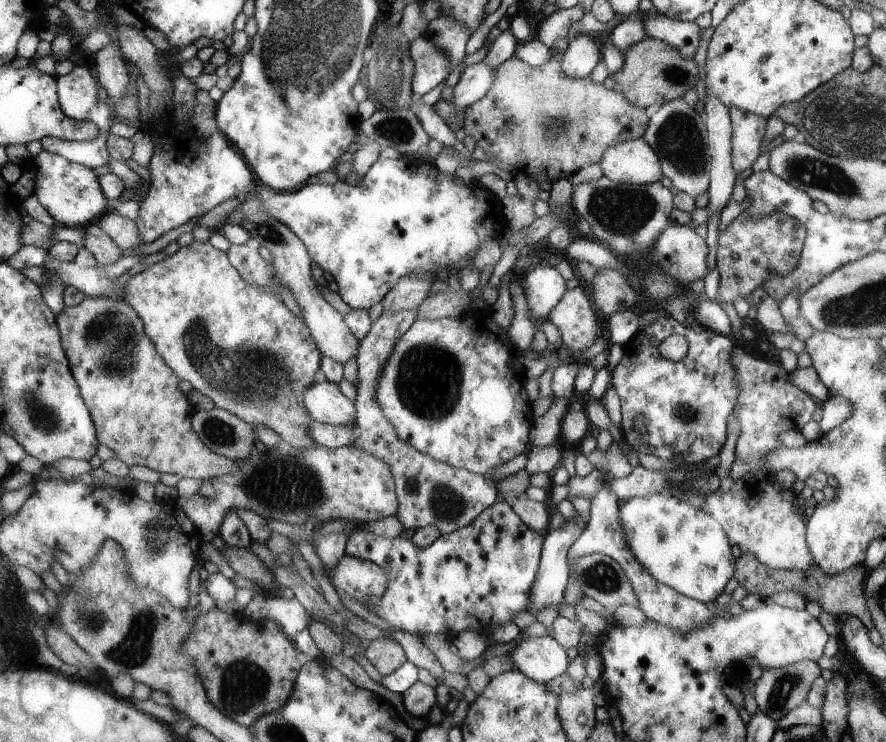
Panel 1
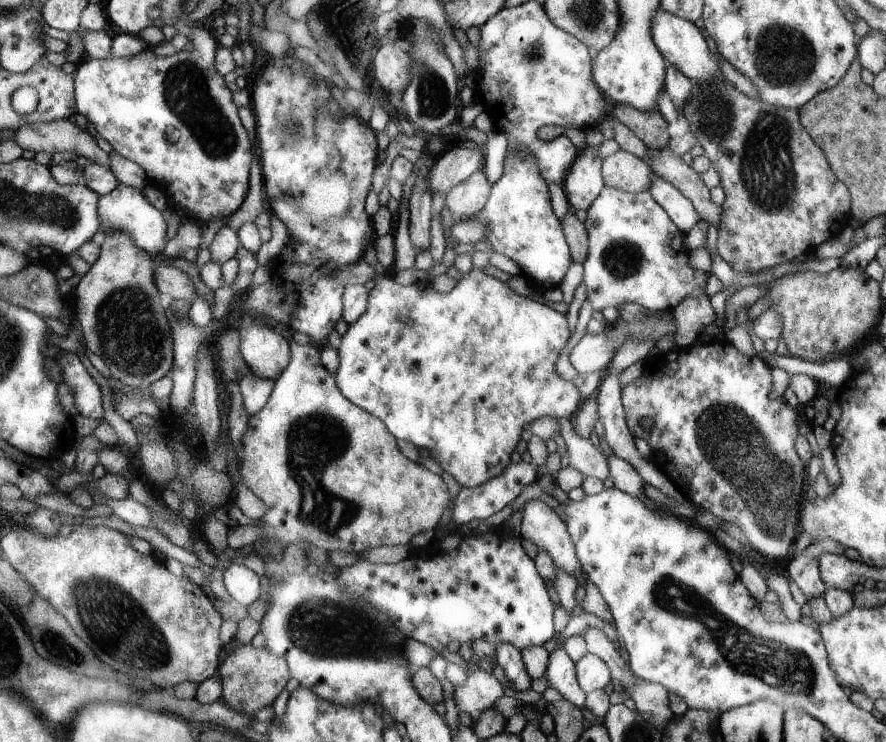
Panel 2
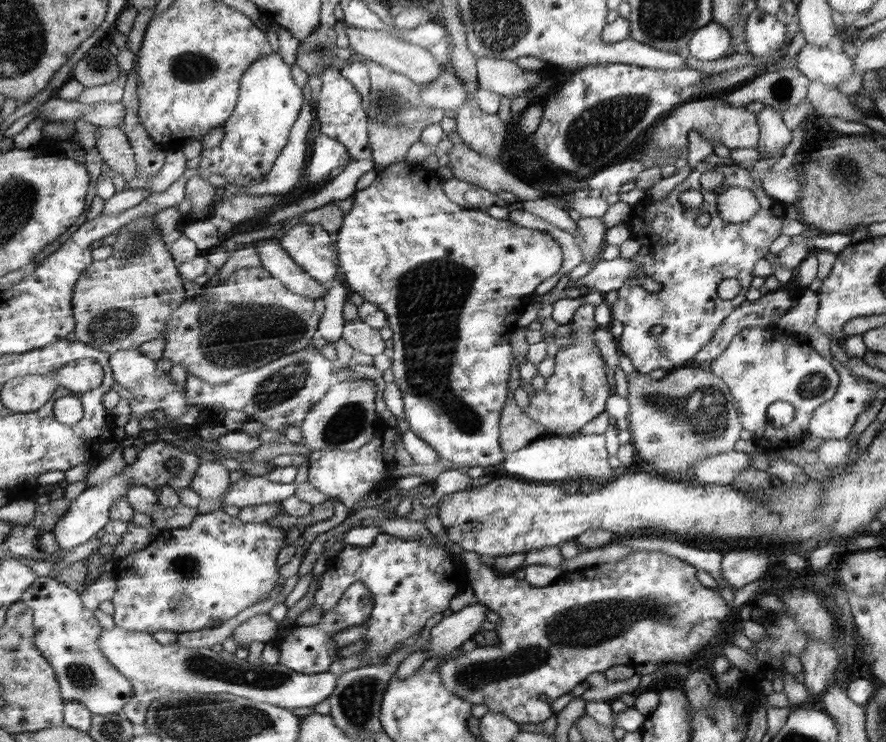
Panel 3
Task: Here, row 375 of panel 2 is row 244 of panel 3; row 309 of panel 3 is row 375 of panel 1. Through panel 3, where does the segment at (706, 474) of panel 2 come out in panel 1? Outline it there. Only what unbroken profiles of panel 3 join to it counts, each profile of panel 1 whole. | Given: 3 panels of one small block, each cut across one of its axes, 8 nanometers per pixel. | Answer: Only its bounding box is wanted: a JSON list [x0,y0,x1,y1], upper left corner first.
[611,318,739,464]

